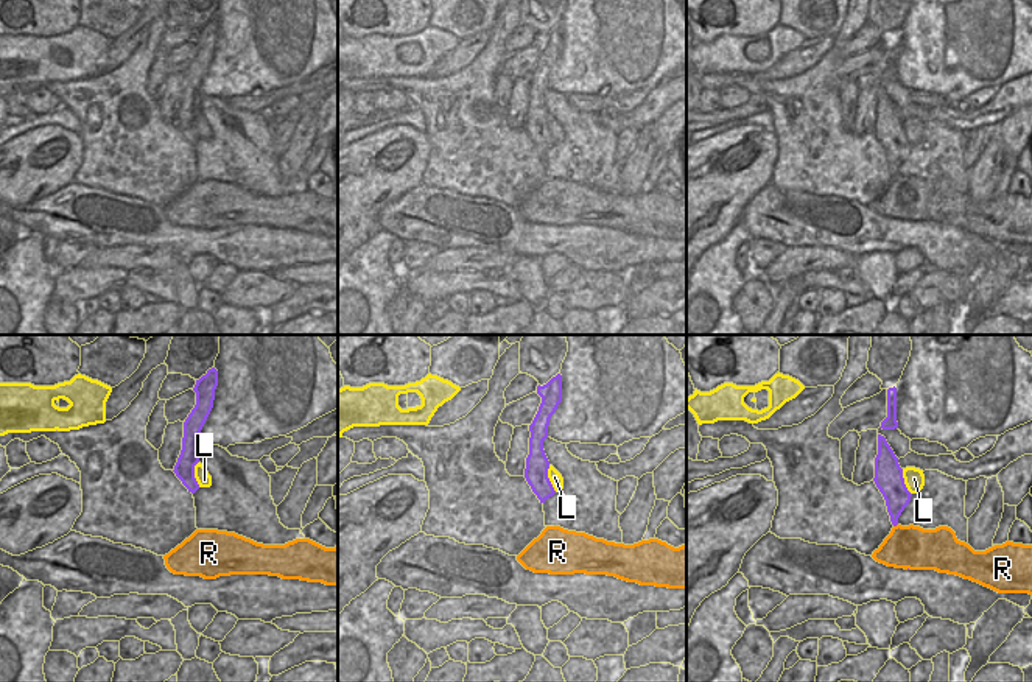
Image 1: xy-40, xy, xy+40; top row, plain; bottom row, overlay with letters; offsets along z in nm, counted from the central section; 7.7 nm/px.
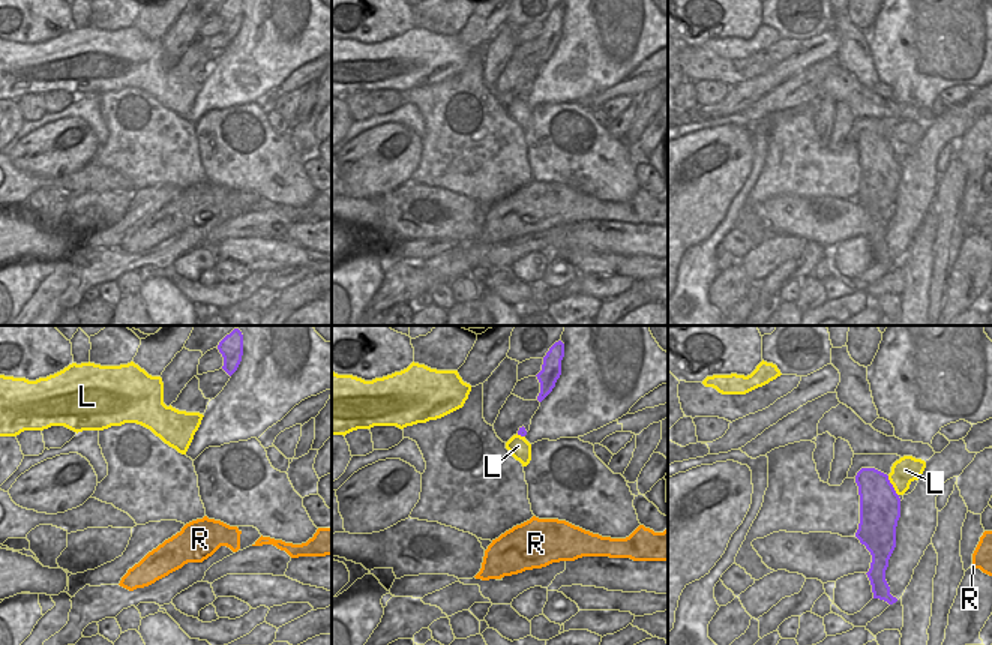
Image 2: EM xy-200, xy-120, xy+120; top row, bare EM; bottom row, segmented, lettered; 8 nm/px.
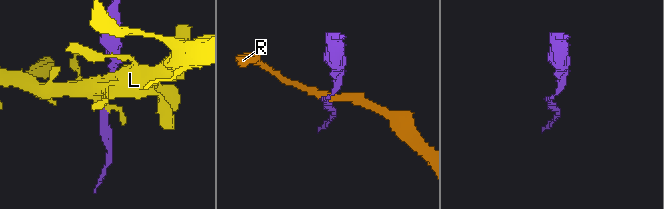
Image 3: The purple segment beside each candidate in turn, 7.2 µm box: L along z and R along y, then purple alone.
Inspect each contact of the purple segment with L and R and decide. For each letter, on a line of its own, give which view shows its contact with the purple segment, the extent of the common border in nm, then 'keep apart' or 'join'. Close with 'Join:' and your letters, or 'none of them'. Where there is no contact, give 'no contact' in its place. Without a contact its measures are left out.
L: xy | 220 nm | keep apart
R: xy+40 | 50 nm | keep apart
Join: none of them

